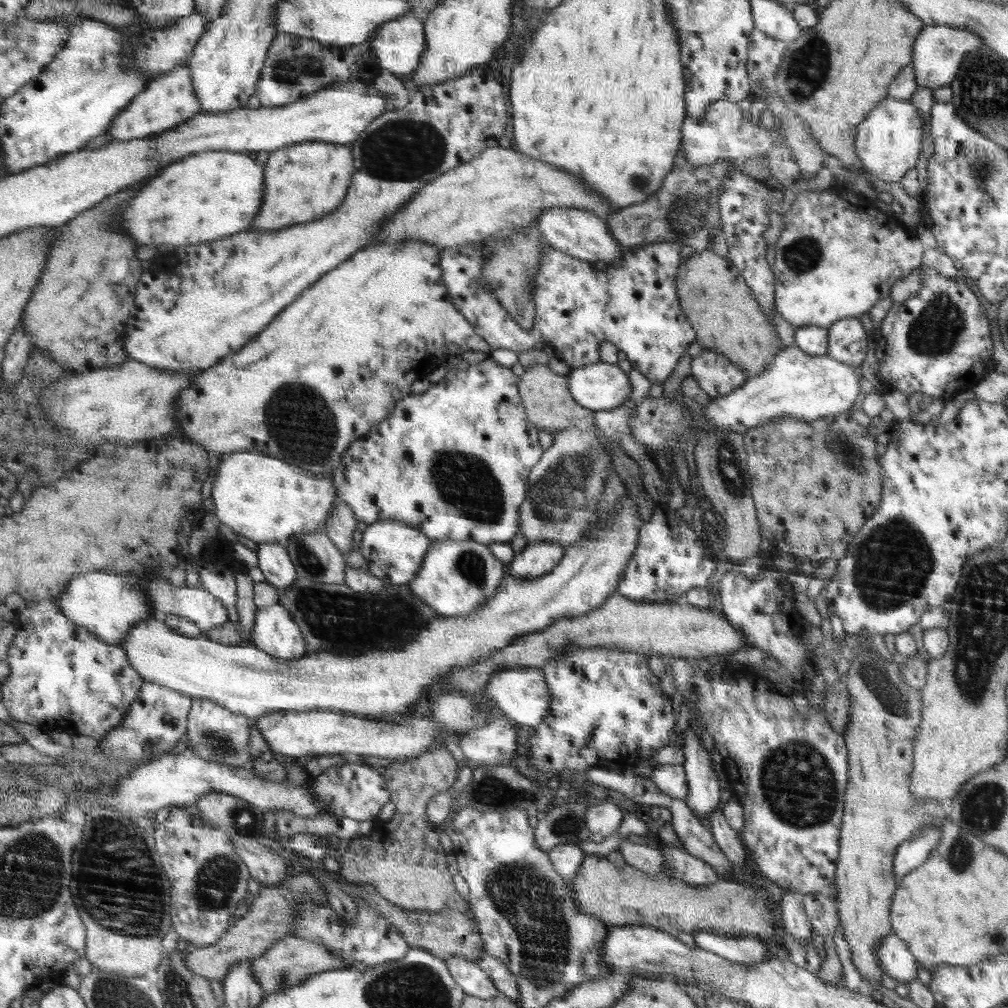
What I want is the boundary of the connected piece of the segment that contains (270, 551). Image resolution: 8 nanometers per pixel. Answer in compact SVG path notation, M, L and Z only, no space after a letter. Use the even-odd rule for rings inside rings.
M261 543L257 548L258 568L262 570L265 576L265 582L274 588L285 589L297 579L297 572L292 560L290 560L288 551L284 544L278 543Z

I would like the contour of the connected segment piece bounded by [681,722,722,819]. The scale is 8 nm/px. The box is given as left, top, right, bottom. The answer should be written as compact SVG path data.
M692 722L690 728L685 730L685 739L681 748L685 756L682 765L689 783L689 792L684 800L694 816L699 819L711 819L722 805L720 802L722 787L712 769L711 753L706 751L700 737L692 729L694 724Z

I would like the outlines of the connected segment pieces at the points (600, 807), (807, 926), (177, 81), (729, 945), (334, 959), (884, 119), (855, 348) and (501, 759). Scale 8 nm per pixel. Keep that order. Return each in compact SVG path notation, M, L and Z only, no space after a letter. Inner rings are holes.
M616 799L611 801L592 802L585 812L585 824L592 835L600 833L604 837L610 836L622 826L622 812L618 814Z
M788 892L782 896L783 931L790 933L798 942L810 942L812 940L813 927L809 922L808 915L804 911L801 896L795 892Z
M188 61L183 62L182 65L173 68L161 77L150 80L146 90L134 98L128 108L122 110L120 116L112 122L108 136L119 141L144 139L153 133L162 133L164 130L172 129L175 125L180 125L182 121L200 112L202 112L202 106L195 91L192 71Z
M710 931L691 932L696 946L746 966L769 959L768 949L756 936L718 935Z
M287 937L276 942L265 953L252 960L253 977L261 983L264 997L283 992L288 988L299 985L308 977L320 972L344 969L343 960L336 955L331 955L326 946L314 944L308 940L296 937Z
M887 96L876 104L876 108L858 126L857 157L864 163L863 168L866 172L882 181L900 183L902 176L916 166L920 146L922 146L922 120L911 99Z
M842 317L828 327L828 356L858 366L868 352L867 332L857 317Z
M491 719L482 728L462 736L459 745L466 759L473 765L494 766L510 763L516 755L516 726L506 719Z

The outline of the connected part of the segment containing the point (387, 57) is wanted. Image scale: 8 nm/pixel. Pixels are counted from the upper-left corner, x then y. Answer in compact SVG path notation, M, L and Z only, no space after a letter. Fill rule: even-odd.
M412 14L400 16L382 24L369 42L382 69L395 76L410 74L418 70L428 46L424 20Z

